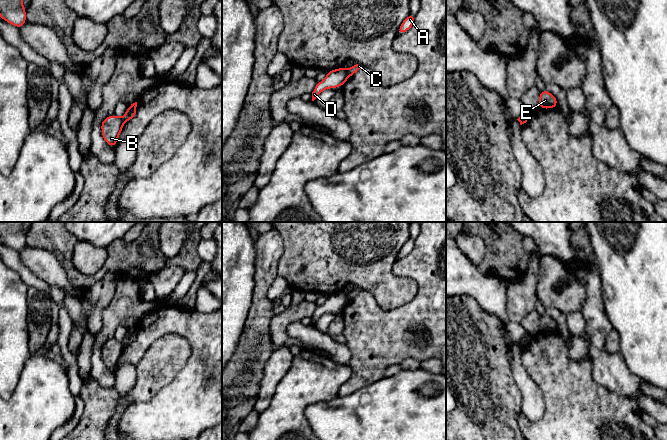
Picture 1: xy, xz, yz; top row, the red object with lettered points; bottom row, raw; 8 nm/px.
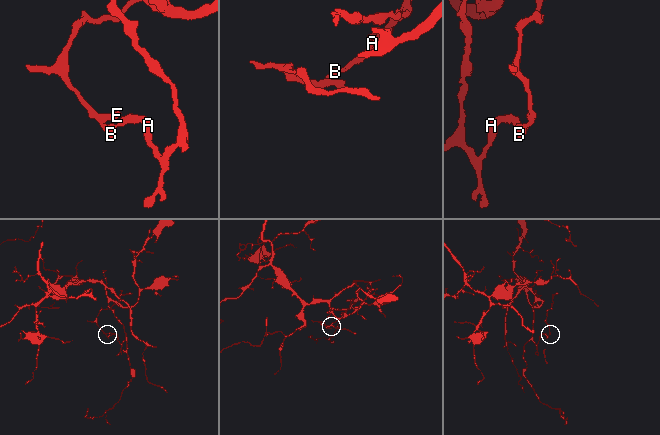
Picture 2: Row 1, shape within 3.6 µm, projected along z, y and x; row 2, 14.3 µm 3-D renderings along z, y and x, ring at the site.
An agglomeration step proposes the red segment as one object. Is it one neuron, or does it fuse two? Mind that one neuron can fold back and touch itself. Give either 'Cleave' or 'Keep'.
Cleave

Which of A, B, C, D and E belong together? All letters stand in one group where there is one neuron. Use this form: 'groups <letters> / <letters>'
groups A C / B D E

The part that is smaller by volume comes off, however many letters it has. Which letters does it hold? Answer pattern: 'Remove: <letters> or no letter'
Remove: B, D, E

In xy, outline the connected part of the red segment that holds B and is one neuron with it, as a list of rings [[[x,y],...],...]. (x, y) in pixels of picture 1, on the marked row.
[[[111,115],[106,117],[101,124],[102,136],[105,142],[114,147],[122,131],[124,121],[121,117]]]

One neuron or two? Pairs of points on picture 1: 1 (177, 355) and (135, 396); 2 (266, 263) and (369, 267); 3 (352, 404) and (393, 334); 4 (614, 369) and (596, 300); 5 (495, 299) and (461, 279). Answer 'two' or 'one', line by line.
1: one
2: two
3: two
4: one
5: one

